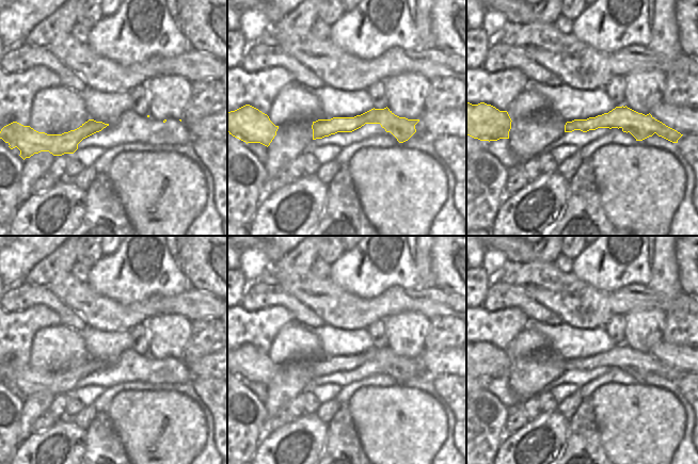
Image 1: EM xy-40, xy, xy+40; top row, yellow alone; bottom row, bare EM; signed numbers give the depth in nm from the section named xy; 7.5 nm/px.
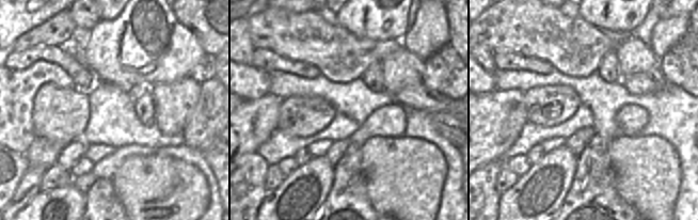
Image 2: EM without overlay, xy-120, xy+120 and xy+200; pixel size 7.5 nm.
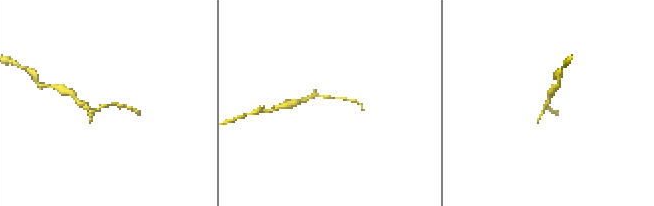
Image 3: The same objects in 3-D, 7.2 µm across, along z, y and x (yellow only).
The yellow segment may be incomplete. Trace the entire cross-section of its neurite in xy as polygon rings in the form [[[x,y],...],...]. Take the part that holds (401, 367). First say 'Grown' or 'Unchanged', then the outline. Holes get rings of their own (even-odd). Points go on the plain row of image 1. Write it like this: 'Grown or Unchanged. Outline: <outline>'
Unchanged. Outline: [[[387,346],[371,348],[354,356],[333,356],[313,361],[313,379],[322,378],[337,371],[352,371],[365,363],[380,363],[386,371],[391,371],[399,382],[408,380],[415,371],[419,358],[408,358],[395,354]]]

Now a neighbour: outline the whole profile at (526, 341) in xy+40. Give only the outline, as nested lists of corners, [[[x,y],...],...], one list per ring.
[[[524,329],[515,336],[507,351],[511,359],[514,359],[527,356],[546,348],[548,340],[543,335],[536,331]]]

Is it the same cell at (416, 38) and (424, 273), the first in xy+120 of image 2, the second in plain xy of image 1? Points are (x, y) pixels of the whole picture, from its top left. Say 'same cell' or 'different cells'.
same cell

